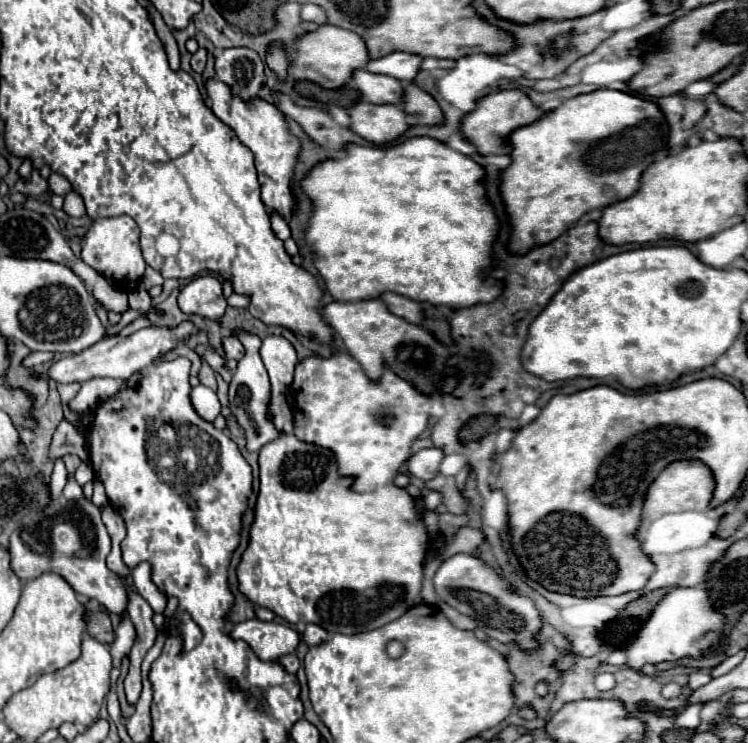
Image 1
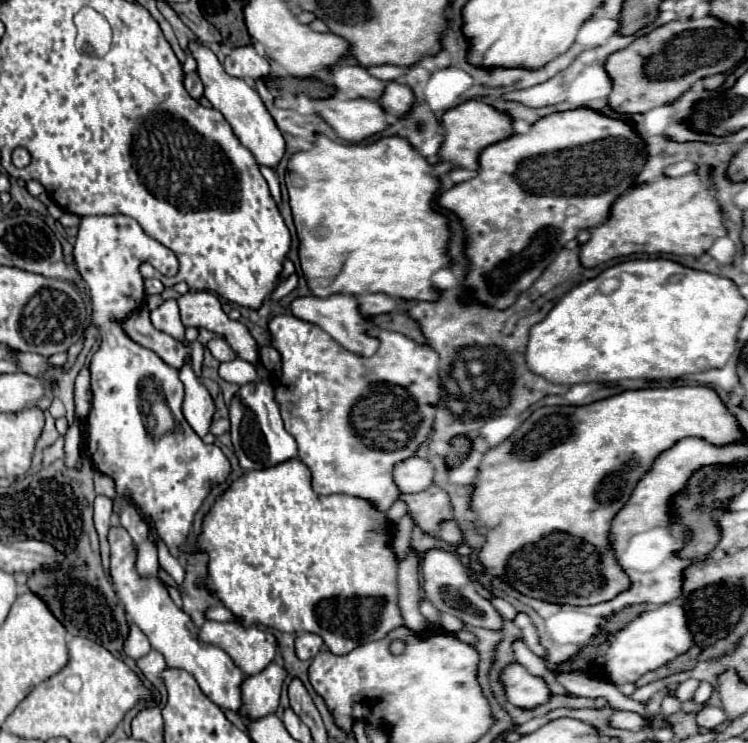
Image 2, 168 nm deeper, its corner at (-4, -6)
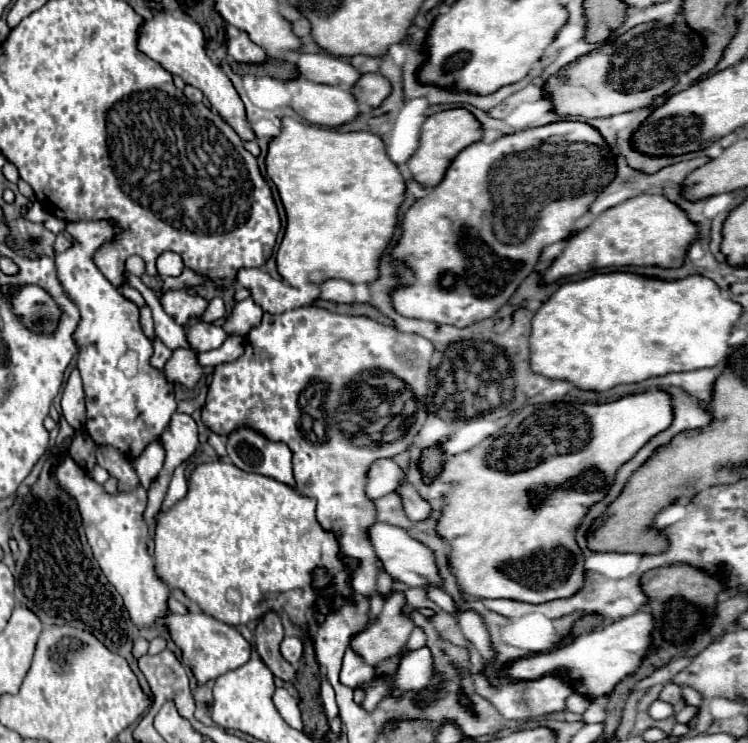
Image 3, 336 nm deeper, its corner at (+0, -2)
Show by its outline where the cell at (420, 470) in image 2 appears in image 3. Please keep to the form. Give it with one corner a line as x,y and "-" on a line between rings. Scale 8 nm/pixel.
378,459
368,469
366,495
370,499
384,497
392,493
402,481
404,481
404,473
392,459

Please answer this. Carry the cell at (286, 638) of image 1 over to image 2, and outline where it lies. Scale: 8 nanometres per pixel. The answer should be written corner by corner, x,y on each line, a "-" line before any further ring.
206,621
204,627
200,629
200,639
206,643
212,643
220,649
224,649
232,661
246,673
246,675
256,675
258,671
262,671
266,665
270,665
276,655
278,655
278,639
268,633
262,631
260,627
242,627
240,623
218,623
218,621

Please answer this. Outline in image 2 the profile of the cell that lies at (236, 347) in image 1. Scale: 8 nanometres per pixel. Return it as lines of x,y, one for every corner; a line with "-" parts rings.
214,337
210,343
208,343
208,349
210,353
218,359
218,361
234,361
238,359
238,355
234,353
234,349
226,343
226,339
222,337

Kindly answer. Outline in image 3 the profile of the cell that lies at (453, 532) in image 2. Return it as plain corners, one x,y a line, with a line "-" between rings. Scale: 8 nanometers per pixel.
400,483
394,493
398,493
398,497
402,499
402,507
404,507
410,521
420,521
430,515
430,505
414,491
412,485

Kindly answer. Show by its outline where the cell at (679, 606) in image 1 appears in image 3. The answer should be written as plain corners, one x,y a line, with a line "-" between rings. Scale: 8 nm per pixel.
638,611
606,627
584,633
572,639
568,645
558,647
554,651
516,659
506,667
506,675
512,681
532,681
532,679
540,679
542,675
554,673
556,669
566,669
574,693
592,701
602,695
608,695
616,683
620,683
624,677
632,675
640,667
644,655
652,647
652,629
654,629
652,615
648,611

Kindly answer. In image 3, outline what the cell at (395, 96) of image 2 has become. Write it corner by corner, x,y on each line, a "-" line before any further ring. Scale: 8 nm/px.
378,73
360,75
358,83
354,83
352,87
352,95
362,109
378,107
388,93
390,93
390,83

